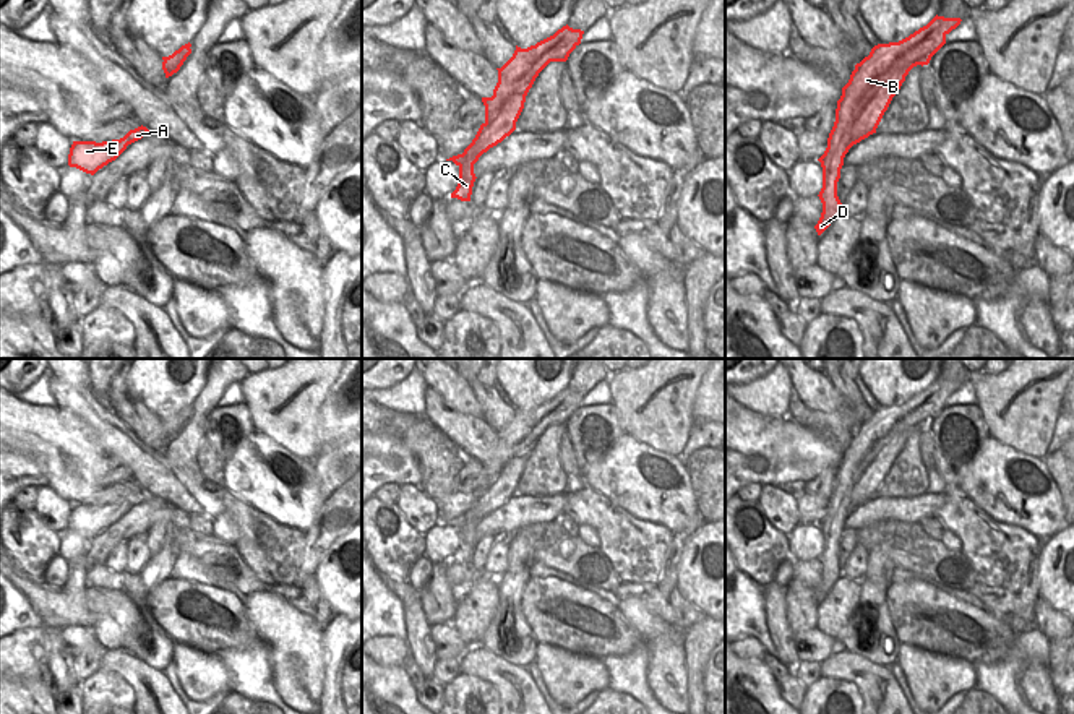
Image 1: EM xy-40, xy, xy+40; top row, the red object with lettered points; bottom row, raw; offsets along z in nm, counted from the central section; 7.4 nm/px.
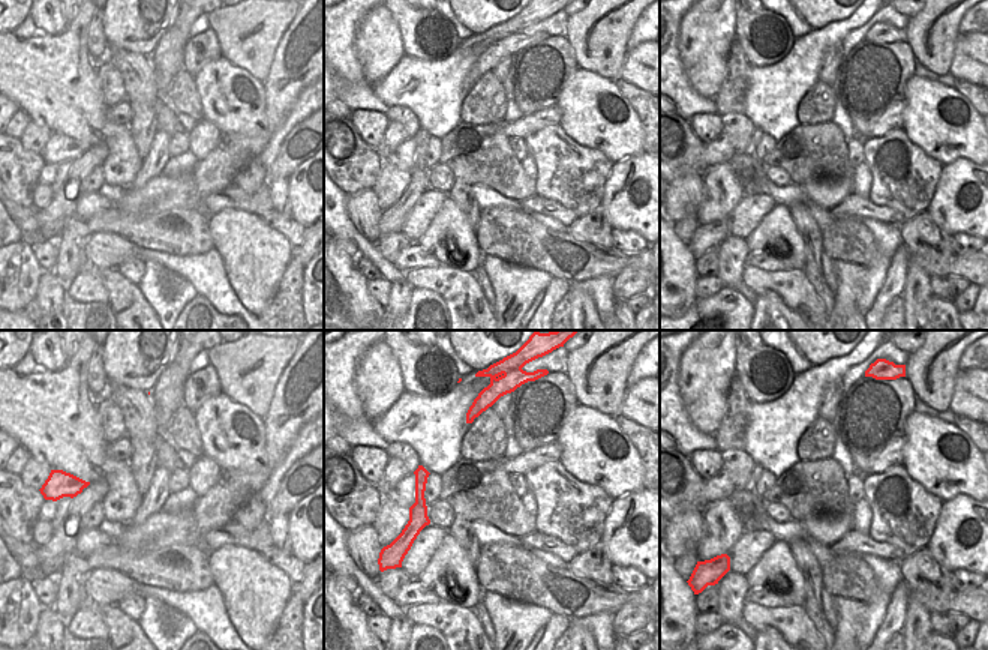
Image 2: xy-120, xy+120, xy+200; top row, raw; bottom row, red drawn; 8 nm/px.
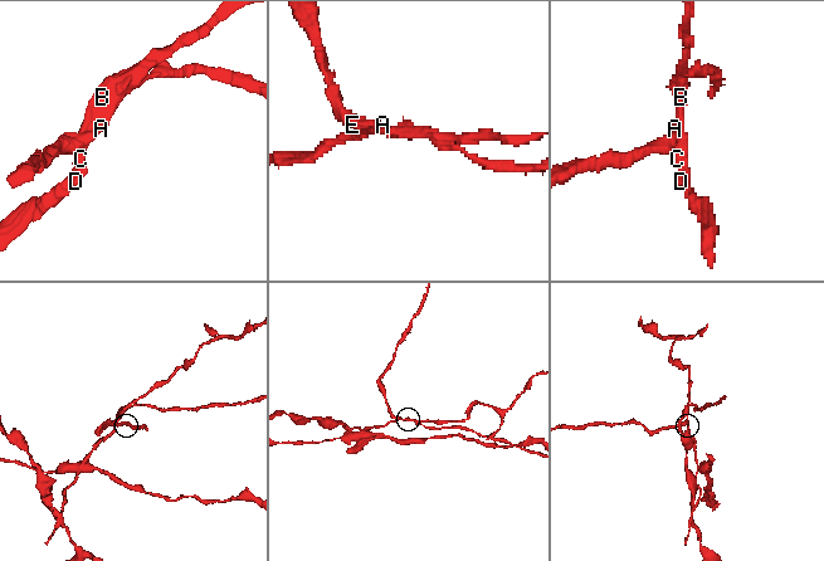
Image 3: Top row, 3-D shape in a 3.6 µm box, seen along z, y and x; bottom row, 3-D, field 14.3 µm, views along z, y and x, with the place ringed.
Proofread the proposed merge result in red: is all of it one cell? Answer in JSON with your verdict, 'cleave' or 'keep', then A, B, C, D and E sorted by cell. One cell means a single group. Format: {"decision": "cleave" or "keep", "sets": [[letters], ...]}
{"decision": "cleave", "sets": [["A", "E"], ["B", "C", "D"]]}

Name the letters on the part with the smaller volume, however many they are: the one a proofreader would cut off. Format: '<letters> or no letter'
A, E

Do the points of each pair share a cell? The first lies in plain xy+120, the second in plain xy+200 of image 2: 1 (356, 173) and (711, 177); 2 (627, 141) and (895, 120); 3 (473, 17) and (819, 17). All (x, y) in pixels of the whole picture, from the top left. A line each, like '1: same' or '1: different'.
1: different
2: different
3: same

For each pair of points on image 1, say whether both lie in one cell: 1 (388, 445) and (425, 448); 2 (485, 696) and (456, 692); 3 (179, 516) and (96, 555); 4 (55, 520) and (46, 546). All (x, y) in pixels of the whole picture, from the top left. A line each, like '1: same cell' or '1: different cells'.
1: different cells
2: same cell
3: same cell
4: different cells

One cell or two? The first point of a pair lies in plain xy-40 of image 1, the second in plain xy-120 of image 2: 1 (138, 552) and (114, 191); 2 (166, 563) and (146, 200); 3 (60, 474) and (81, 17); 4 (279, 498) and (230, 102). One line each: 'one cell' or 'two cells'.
1: two cells
2: two cells
3: one cell
4: one cell

